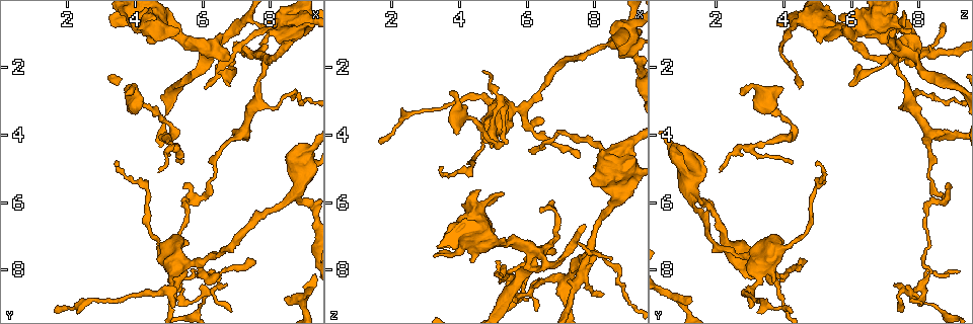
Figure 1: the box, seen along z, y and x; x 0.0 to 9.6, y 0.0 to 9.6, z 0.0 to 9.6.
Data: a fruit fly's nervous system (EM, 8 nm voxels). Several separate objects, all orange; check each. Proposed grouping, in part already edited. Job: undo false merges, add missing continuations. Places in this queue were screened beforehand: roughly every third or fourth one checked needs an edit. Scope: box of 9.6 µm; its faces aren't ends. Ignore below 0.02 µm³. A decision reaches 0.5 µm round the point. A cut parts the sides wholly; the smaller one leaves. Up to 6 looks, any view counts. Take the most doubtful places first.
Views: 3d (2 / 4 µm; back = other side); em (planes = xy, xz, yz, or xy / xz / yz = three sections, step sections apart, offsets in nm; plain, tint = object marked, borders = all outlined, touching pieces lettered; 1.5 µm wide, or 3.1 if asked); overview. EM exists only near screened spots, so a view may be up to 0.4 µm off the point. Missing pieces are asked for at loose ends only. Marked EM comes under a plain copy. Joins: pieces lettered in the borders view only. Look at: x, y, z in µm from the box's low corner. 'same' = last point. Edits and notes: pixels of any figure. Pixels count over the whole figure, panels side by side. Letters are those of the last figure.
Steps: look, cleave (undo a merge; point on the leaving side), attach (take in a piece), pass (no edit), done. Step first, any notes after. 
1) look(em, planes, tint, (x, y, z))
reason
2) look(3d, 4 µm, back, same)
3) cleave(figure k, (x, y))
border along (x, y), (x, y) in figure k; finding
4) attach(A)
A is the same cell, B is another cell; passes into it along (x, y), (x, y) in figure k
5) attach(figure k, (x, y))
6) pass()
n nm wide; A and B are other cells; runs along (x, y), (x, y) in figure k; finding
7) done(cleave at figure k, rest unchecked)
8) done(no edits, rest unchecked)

look(3d, 4 µm, (3.75, 2.80, 2.70))
an open end

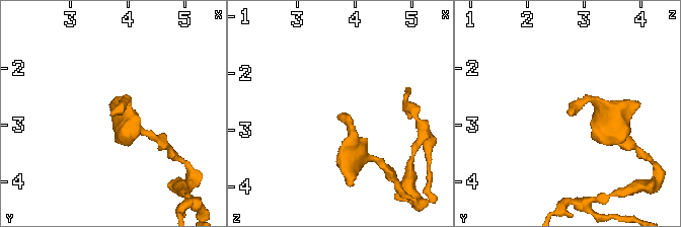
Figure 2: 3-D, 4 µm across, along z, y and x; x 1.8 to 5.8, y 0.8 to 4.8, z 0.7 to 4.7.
look(em, planes, tint, (3.70, 2.80, 2.70))

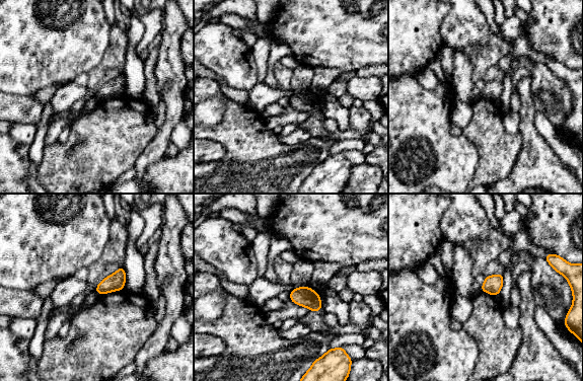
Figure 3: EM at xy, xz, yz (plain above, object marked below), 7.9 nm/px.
look(em, planes, borders, same)
what lies round it

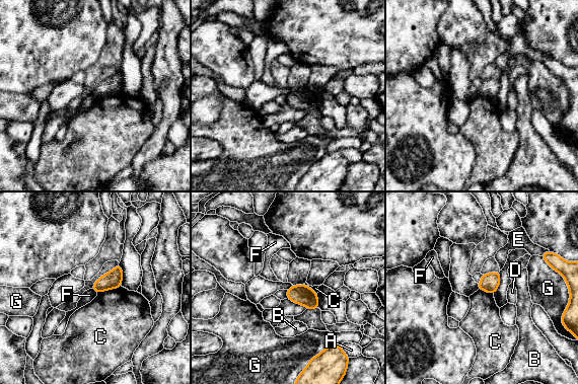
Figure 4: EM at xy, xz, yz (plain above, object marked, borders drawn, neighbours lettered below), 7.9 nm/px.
pass()
130 nm wide; C touches over 200 nm; A, B, C, D, E, F and G are other cells; none of them fits

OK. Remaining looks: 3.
look(em, xy, step 8, borders, (6.90, 1.80, 7.00))
calibre changes

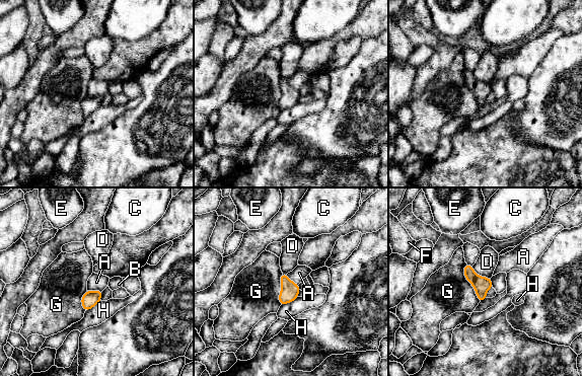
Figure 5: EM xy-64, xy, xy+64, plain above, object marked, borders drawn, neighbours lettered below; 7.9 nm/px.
pass()
A, B, C, D, E, F, G and H are other cells; border along (87, 290), (101, 291) in figure 5; continuous, no second cell

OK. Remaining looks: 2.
done(no edits, rest unchecked)

